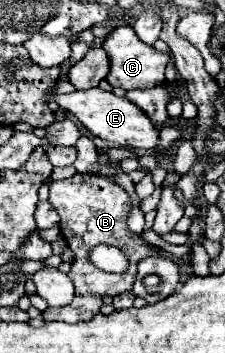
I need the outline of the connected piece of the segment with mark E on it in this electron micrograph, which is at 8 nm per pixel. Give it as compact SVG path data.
M89 88L89 90L75 90L71 94L57 94L55 102L63 110L71 112L93 136L97 136L101 140L107 140L113 146L147 150L147 148L155 148L159 144L157 128L127 98L117 98L115 94L105 92L101 88Z

